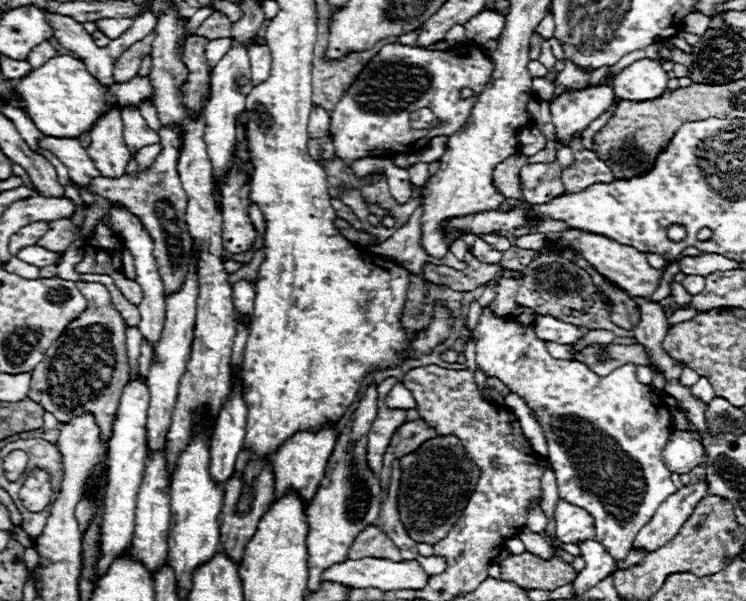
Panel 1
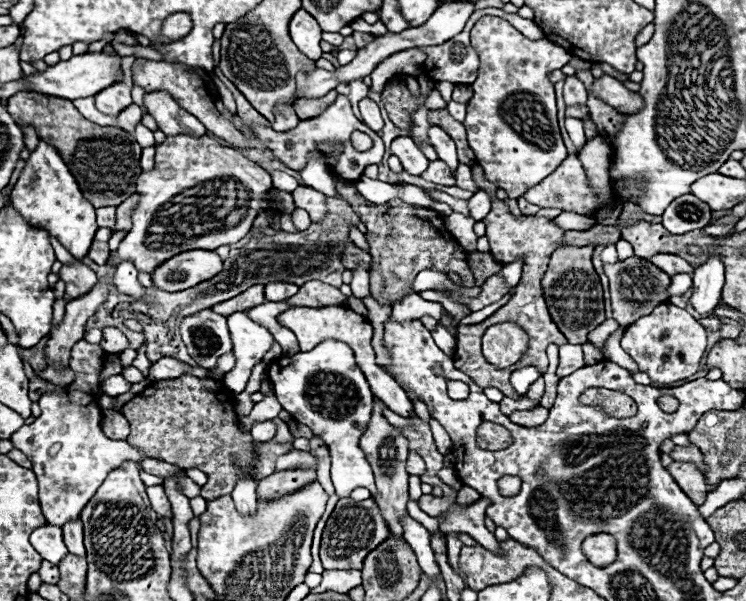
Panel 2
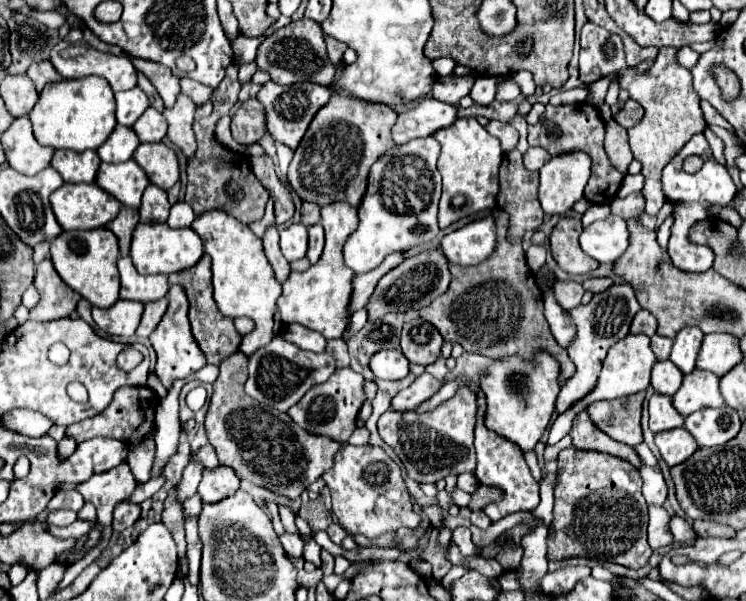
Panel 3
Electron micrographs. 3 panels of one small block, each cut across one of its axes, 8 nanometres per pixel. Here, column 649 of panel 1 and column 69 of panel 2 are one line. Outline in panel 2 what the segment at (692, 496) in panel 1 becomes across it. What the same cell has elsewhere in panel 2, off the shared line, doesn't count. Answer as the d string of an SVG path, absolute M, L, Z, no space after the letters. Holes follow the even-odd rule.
M80 520L68 522L64 526L64 542L66 542L70 554L80 556L80 558L86 556L86 550L84 550L84 530Z

